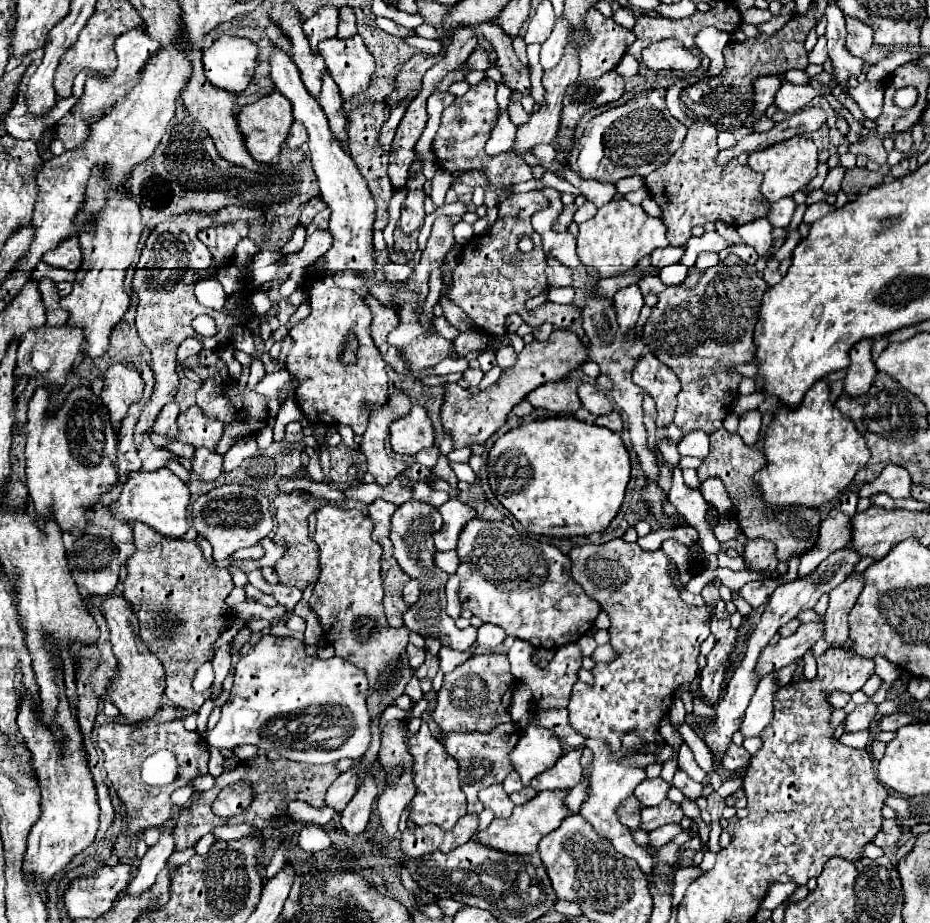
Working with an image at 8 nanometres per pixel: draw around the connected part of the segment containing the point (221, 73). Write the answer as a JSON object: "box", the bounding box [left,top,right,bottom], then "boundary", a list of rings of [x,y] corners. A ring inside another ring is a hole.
{"box":[203,36,259,92],"boundary":[[[221,36],[203,54],[205,76],[217,88],[243,92],[253,80],[257,56],[259,48],[249,38]]]}

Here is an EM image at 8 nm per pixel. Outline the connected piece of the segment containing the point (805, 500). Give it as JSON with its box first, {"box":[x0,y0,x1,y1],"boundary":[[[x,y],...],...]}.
{"box":[755,380,871,508],"boundary":[[[819,380],[807,390],[799,410],[783,406],[773,418],[765,436],[765,456],[769,464],[755,474],[765,504],[769,508],[791,504],[817,508],[833,500],[851,484],[857,470],[869,462],[871,452],[851,418],[841,414],[831,402],[829,382]]]}

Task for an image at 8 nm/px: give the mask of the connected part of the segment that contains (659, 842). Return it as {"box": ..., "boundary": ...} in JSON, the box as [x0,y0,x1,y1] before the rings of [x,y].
{"box":[651,824,683,848],"boundary":[[[665,824],[665,826],[651,832],[651,846],[661,848],[661,846],[669,844],[679,832],[683,832],[683,828],[679,824]]]}

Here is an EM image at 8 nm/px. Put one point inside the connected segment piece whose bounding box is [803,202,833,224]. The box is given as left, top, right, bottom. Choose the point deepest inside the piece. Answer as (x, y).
(815, 211)

